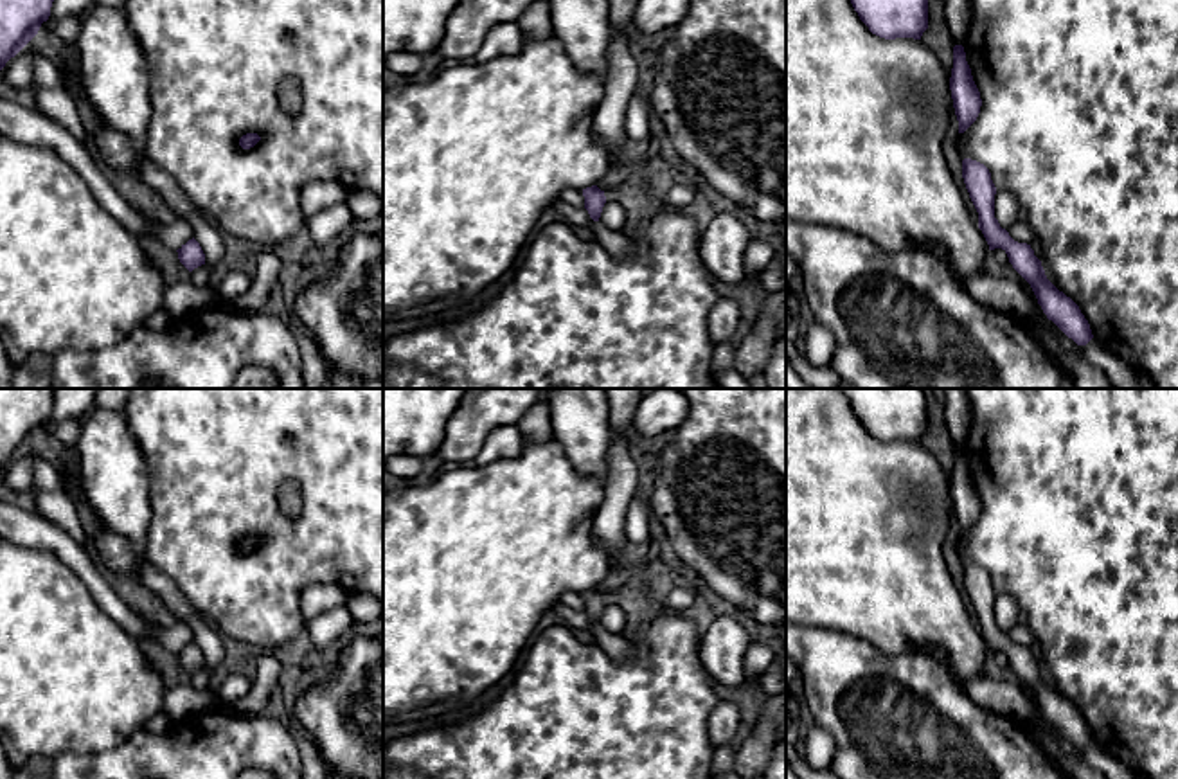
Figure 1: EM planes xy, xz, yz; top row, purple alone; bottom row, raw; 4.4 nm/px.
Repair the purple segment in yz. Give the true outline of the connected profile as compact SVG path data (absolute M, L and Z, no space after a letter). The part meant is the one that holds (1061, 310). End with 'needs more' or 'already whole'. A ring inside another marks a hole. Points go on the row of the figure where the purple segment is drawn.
M964 158L962 178L978 212L978 228L989 250L1002 248L1013 268L1031 284L1047 318L1077 345L1086 345L1093 335L1079 306L1047 279L1041 261L1034 255L1031 245L1014 241L995 218L996 187L989 169L977 160Z | already whole

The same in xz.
M597 185L583 189L585 196L585 209L588 210L590 218L593 221L599 221L602 207L606 203L604 191L601 191Z | already whole

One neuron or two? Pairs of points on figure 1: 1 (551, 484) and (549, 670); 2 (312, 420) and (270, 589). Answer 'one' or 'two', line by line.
1: two
2: one

